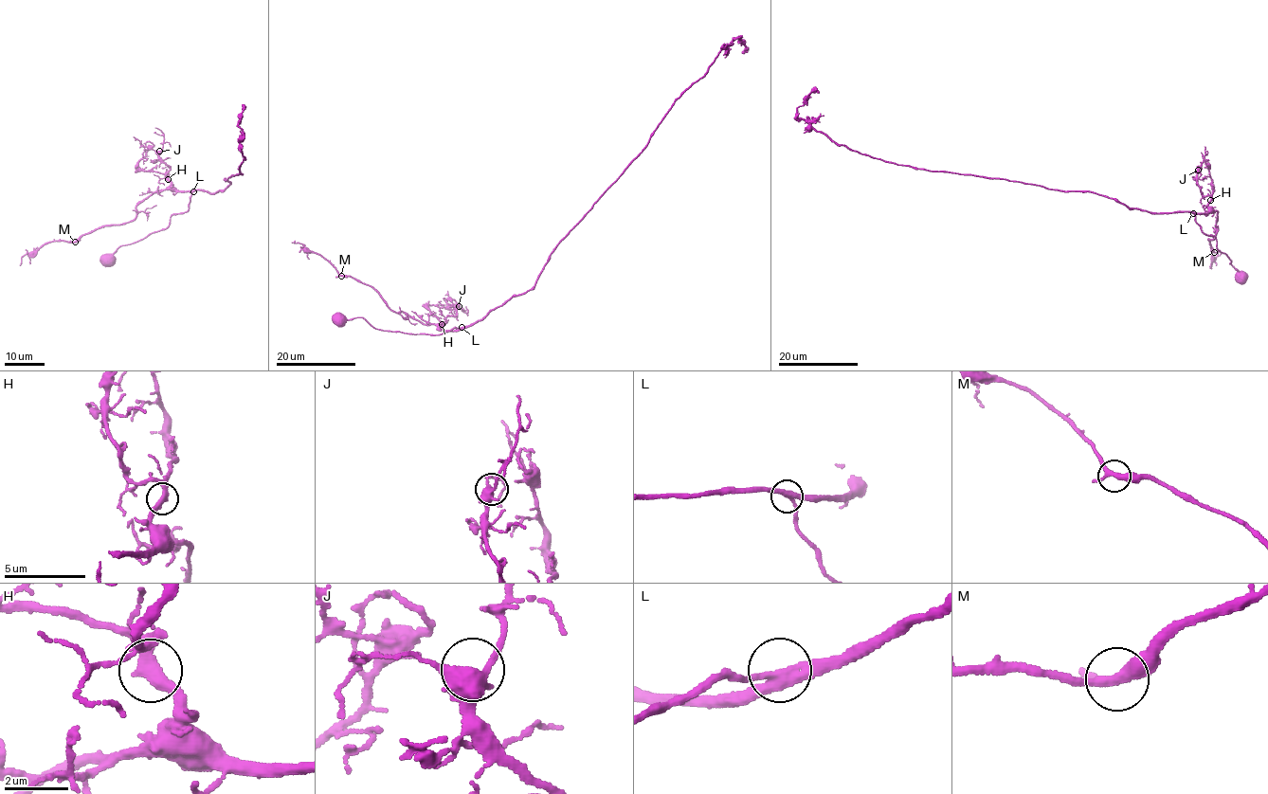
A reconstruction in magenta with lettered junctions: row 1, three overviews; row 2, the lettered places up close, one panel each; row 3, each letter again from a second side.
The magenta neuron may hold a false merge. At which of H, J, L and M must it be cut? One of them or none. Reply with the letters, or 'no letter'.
no letter

